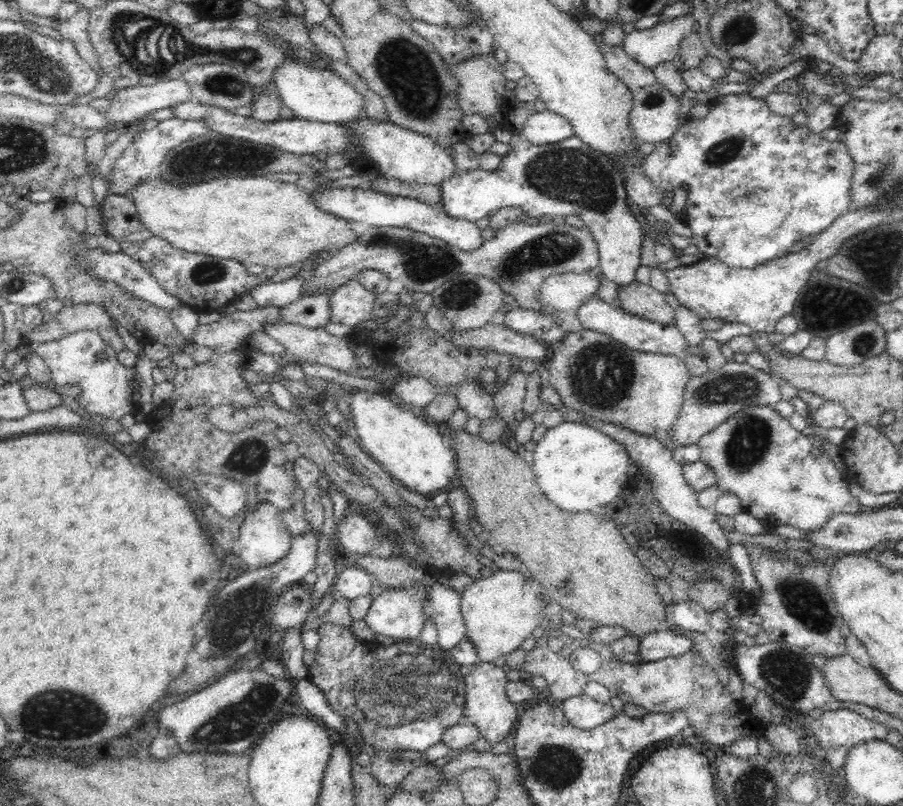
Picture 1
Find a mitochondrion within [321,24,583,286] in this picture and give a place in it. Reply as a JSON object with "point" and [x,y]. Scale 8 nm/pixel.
{"point":[405,69]}

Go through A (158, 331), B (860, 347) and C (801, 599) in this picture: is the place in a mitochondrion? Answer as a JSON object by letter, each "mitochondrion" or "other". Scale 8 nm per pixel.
{"A":"other","B":"mitochondrion","C":"mitochondrion"}

